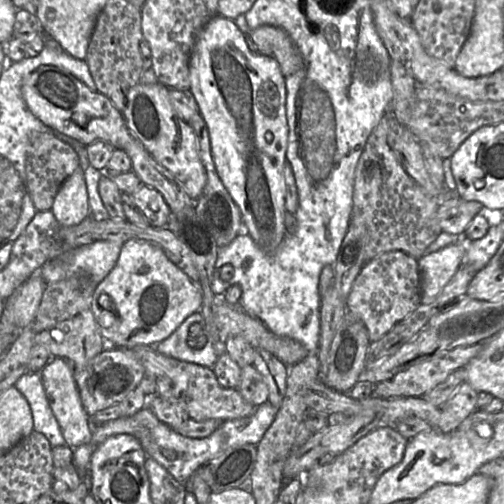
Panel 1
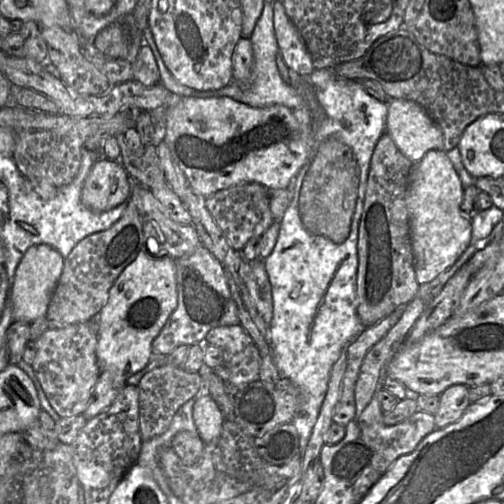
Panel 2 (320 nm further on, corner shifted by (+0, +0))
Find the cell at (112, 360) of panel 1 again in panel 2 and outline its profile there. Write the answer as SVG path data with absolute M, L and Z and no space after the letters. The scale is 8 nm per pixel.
M199 245L192 253L175 260L178 304L153 340L153 354L169 355L177 346L205 342L207 333L215 327L240 324L225 271L204 245Z

